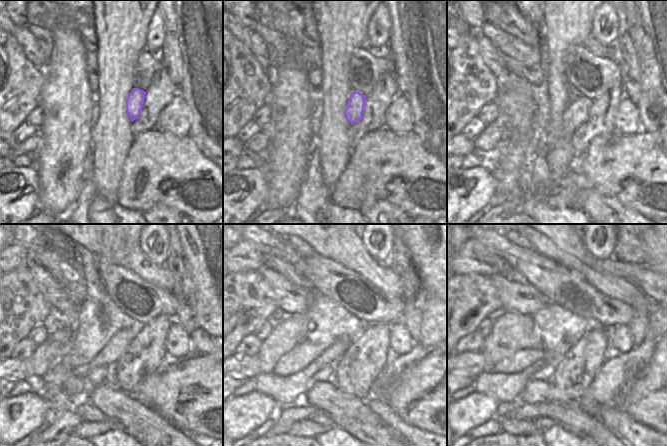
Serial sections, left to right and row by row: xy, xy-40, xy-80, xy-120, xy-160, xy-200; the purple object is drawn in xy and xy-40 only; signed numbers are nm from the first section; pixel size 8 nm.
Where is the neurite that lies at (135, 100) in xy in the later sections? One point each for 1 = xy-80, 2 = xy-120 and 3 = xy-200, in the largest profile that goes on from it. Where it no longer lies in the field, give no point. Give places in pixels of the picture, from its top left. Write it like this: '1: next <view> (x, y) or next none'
1: next xy-80 (576, 113)
2: next xy-120 (108, 356)
3: next xy-200 (547, 362)

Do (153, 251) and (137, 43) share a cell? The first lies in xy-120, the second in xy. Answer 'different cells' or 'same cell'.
different cells

